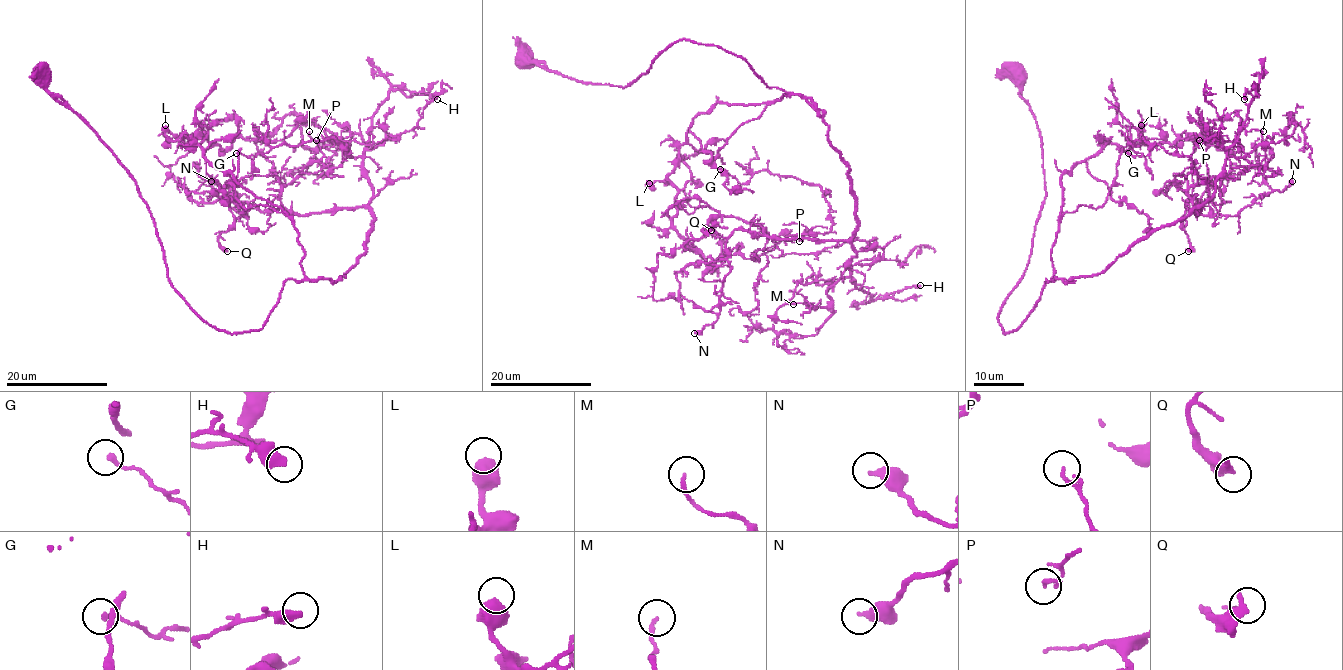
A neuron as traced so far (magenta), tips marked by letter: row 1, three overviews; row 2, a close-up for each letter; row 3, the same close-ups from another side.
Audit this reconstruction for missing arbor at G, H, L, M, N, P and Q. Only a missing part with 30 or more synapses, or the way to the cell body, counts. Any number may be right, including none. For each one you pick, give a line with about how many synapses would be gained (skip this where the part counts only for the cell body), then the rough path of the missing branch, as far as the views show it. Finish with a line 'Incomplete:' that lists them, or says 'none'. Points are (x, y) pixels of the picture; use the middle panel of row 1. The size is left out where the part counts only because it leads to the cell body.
Incomplete: none

